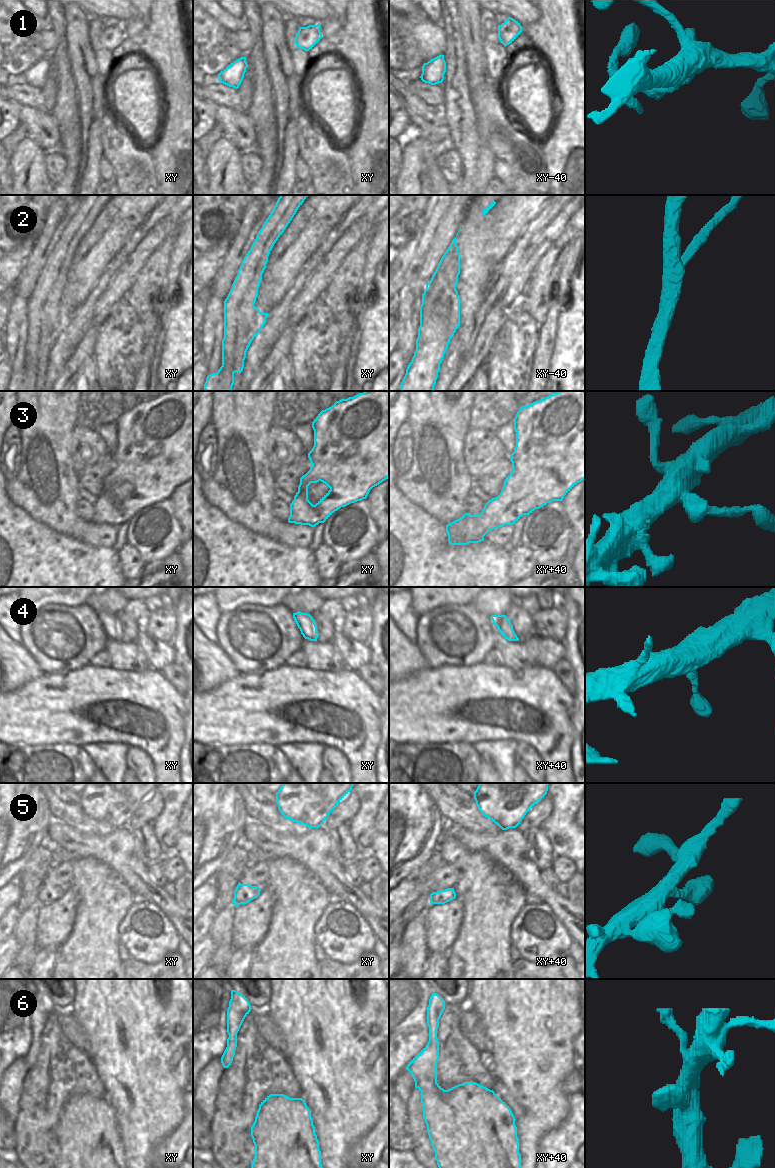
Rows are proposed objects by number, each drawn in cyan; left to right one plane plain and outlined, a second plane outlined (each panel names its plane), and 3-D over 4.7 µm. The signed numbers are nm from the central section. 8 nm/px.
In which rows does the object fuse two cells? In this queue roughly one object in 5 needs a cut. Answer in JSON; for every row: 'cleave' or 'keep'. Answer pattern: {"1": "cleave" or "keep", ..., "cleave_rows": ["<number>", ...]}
{"1": "keep", "2": "cleave", "3": "keep", "4": "keep", "5": "keep", "6": "keep", "cleave_rows": ["2"]}

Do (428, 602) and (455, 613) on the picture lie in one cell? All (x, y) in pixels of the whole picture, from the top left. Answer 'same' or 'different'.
different

